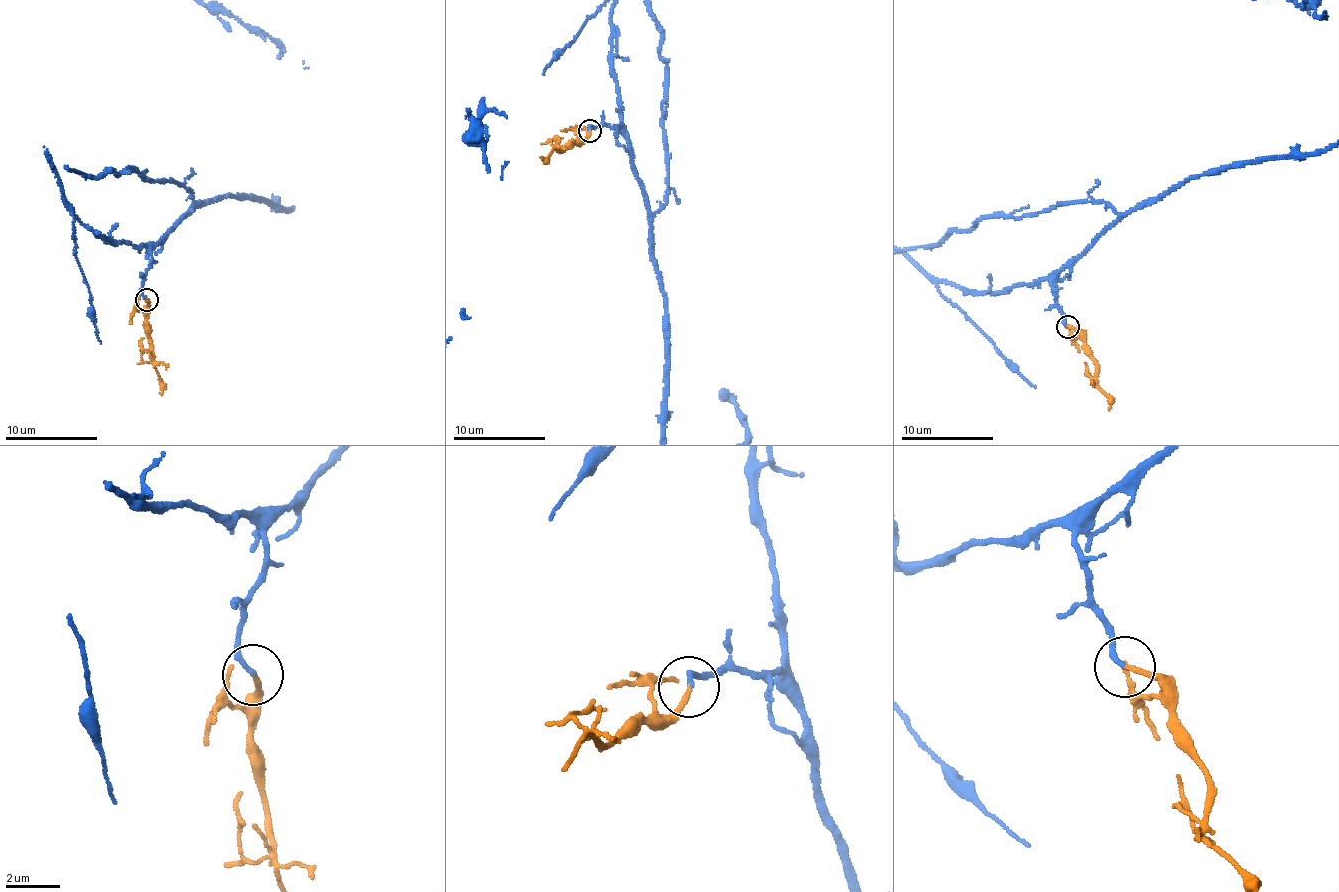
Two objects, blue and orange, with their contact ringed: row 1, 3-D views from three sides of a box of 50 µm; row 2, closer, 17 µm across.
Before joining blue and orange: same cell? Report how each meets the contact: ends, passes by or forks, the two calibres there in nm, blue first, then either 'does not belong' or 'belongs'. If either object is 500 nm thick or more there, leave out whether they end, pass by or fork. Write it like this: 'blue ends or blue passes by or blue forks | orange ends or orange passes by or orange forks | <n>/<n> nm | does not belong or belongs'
blue ends | orange ends | 180/170 nm | belongs

